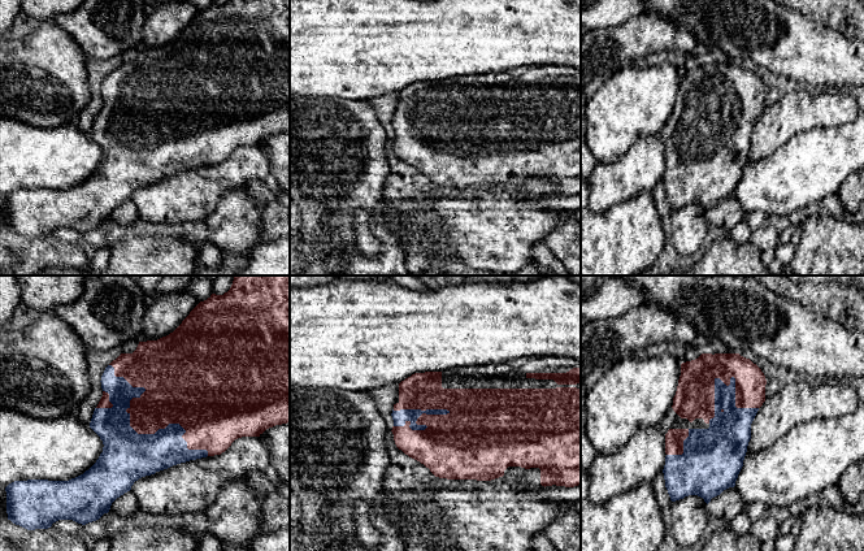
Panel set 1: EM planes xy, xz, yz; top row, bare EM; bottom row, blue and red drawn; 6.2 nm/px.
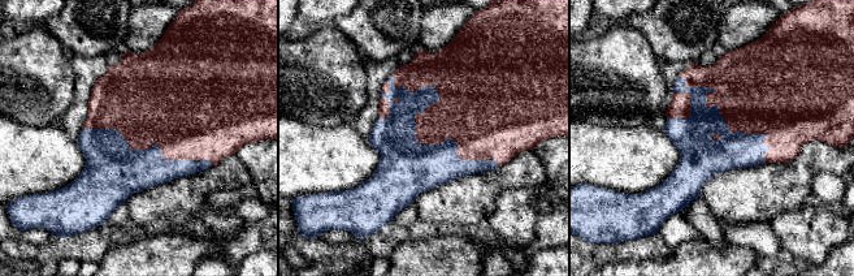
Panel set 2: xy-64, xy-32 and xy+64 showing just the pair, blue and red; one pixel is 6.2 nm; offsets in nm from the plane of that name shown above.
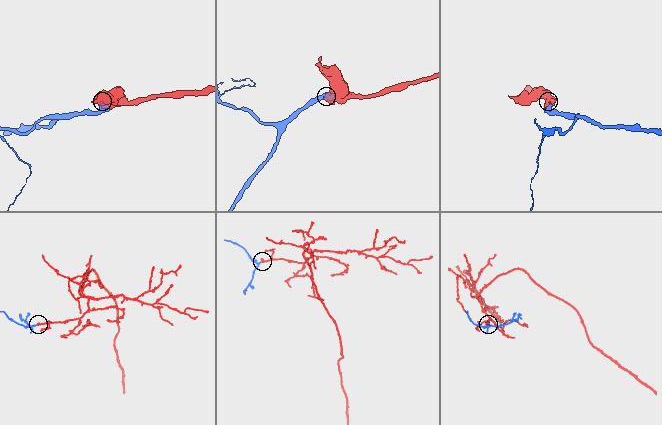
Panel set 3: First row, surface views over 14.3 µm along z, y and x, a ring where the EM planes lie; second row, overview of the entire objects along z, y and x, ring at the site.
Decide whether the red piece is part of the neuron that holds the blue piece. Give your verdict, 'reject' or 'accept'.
accept

